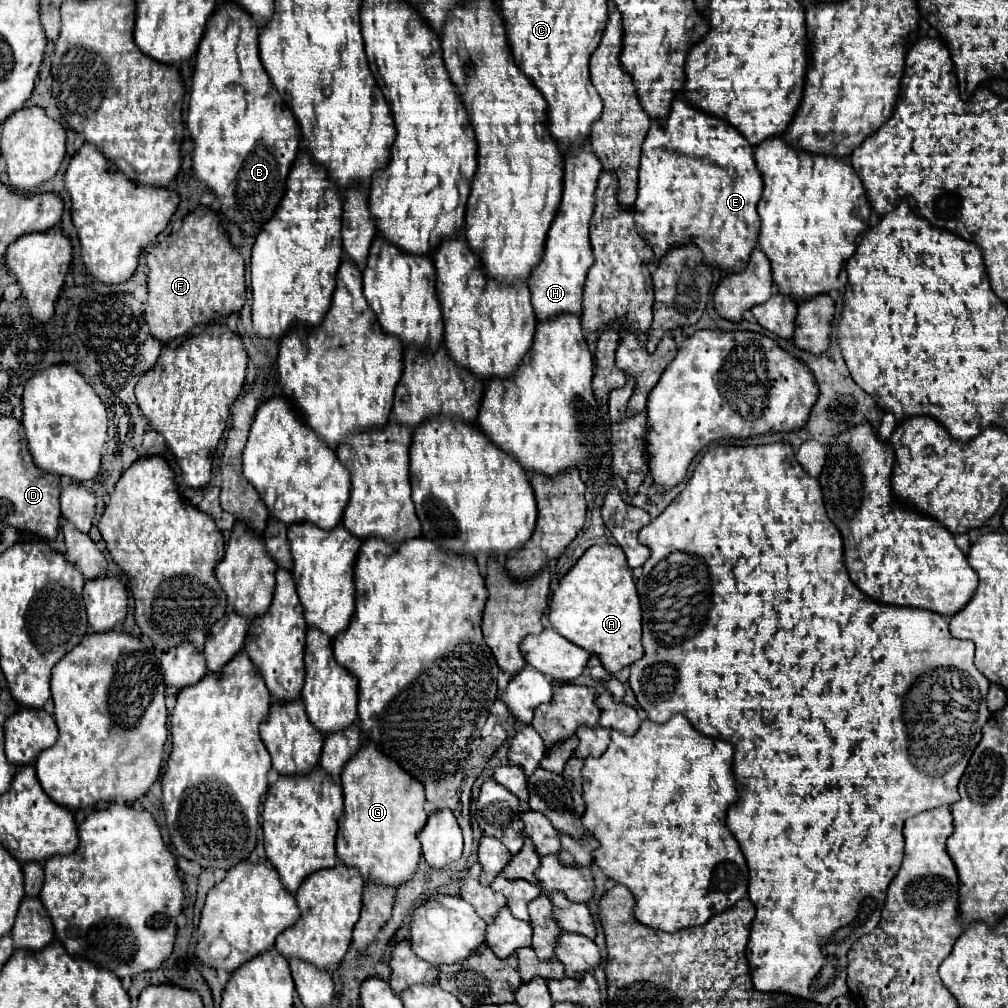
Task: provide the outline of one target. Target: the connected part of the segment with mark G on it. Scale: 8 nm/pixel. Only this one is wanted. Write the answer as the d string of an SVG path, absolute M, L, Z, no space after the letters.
M366 743L346 763L342 771L344 813L336 835L336 853L342 865L354 867L364 883L376 883L398 889L414 879L420 851L420 829L426 825L424 813L424 787L404 773L396 761L376 749L374 743Z

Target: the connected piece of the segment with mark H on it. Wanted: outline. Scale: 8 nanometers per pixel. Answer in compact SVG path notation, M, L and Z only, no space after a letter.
M572 149L566 155L564 167L564 195L560 209L552 221L552 227L546 237L546 251L542 263L532 271L528 289L532 293L532 307L536 319L550 321L558 315L582 315L582 293L586 273L592 267L592 247L588 239L588 225L596 205L596 181L602 171L602 163L588 149Z

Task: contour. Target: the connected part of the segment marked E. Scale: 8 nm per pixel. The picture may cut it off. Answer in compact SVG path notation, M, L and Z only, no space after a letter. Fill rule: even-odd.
M676 93L672 109L664 121L652 119L650 131L642 145L642 161L640 161L640 183L638 183L638 197L634 203L634 217L638 233L652 245L656 259L660 259L670 247L696 243L708 265L722 267L726 271L744 271L750 259L752 249L758 241L760 231L760 217L756 213L756 205L760 201L764 189L764 181L760 171L754 163L754 149L738 133L722 119L708 115L688 101L684 101L682 93ZM662 151L670 157L662 161Z

